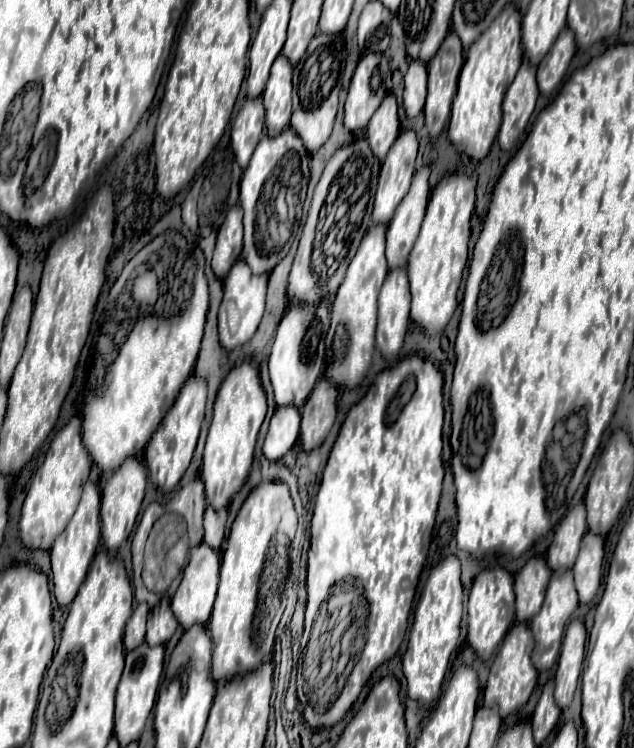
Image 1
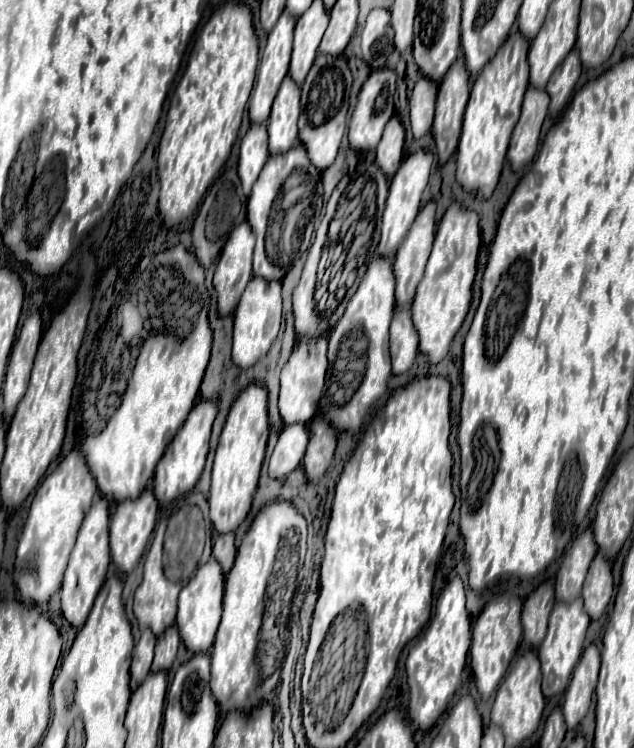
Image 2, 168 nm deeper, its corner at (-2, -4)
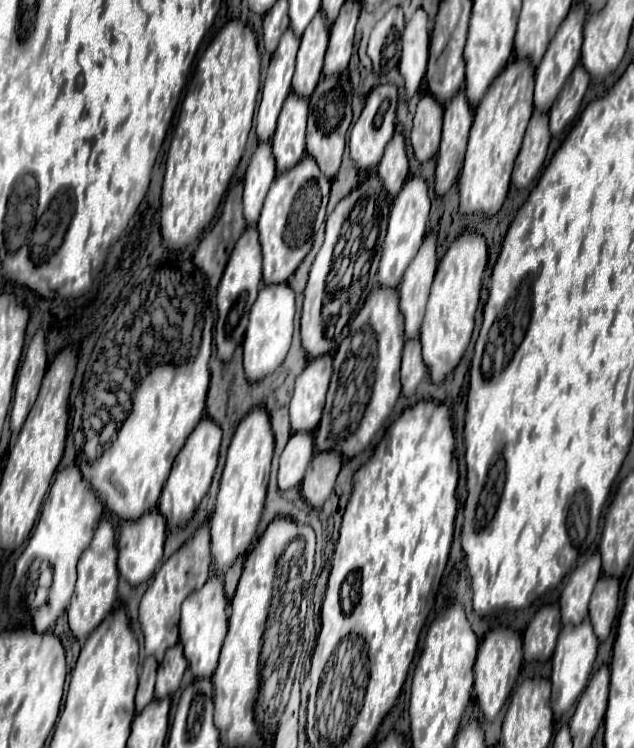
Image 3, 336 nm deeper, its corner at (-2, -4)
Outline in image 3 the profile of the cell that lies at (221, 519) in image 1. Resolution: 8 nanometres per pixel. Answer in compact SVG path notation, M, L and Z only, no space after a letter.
M239 557L239 561L235 561L235 565L231 565L231 569L227 569L223 581L225 581L225 593L231 599L235 589L237 589L237 581L241 577L241 569L243 569L243 557Z

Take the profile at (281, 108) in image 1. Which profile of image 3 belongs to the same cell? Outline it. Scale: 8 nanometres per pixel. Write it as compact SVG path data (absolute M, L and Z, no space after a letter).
M289 93L271 139L273 157L277 161L279 173L291 169L303 157L305 125L307 125L307 99L299 97L297 93Z

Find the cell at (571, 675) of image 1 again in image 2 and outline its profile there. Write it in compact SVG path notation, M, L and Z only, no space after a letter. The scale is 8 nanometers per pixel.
M591 645L585 649L573 673L571 685L567 687L567 693L565 693L563 717L565 717L565 725L569 731L573 731L581 723L581 719L585 717L591 705L597 677L599 677L599 667L601 667L601 651L599 647Z

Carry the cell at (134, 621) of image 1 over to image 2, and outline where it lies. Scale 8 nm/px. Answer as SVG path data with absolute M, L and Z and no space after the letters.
M145 629L141 633L139 643L133 649L133 663L131 663L131 689L135 691L151 671L151 661L153 661L153 647L155 647L155 635Z

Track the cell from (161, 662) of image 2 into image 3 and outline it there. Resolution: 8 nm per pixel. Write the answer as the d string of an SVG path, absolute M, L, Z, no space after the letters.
M181 641L177 645L173 645L163 661L159 663L159 671L157 671L157 685L155 685L155 697L163 699L165 695L171 695L179 689L183 671L187 667L187 659L183 655L183 645Z

